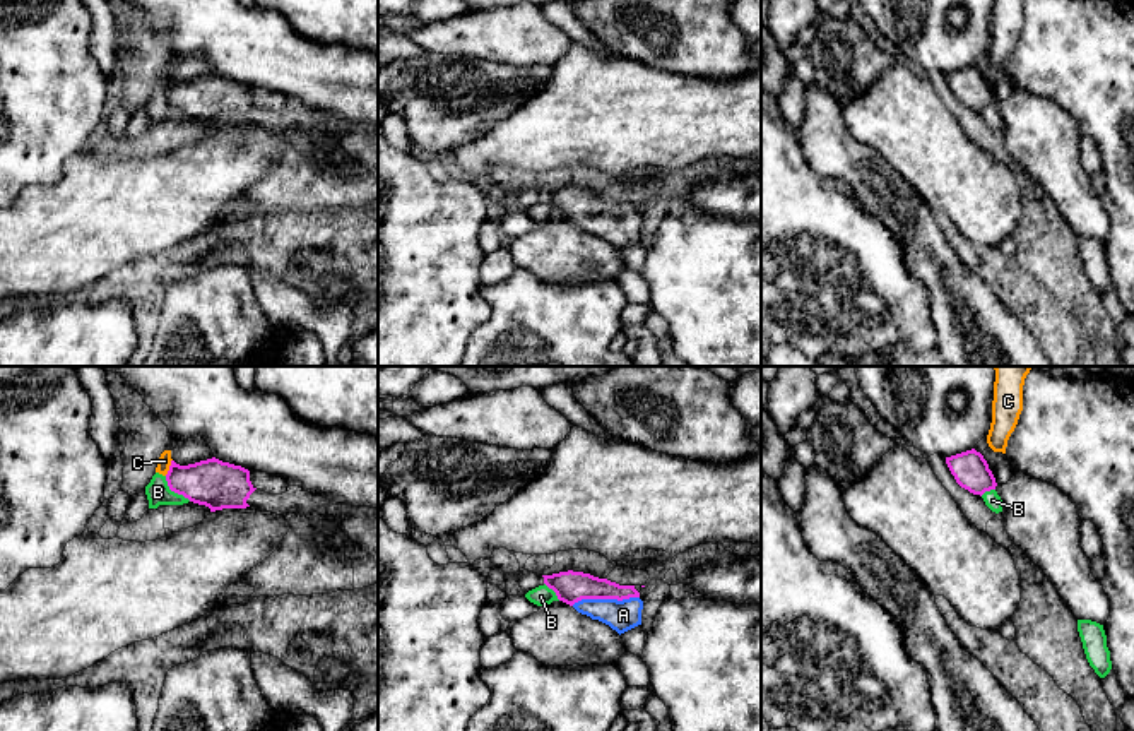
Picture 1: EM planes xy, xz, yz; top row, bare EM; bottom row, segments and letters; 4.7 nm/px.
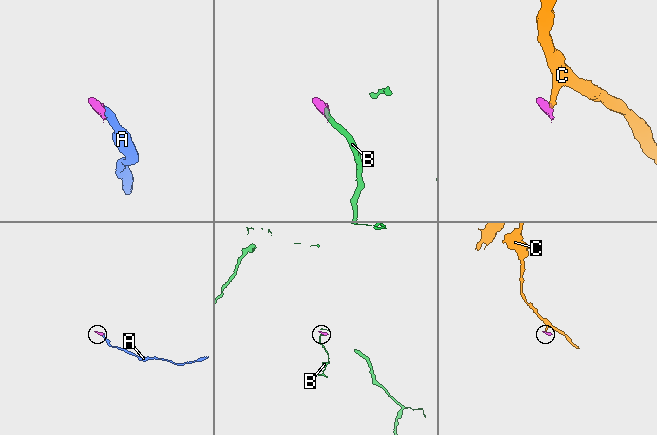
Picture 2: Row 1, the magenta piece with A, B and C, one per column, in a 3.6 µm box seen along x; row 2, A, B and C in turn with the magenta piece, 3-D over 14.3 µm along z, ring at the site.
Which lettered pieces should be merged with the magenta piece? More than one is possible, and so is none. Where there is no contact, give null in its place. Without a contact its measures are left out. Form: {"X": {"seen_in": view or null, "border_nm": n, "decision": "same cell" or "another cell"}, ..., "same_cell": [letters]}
{"A": {"seen_in": "xz", "border_nm": 320, "decision": "same cell"}, "B": {"seen_in": "xy", "border_nm": 170, "decision": "another cell"}, "C": {"seen_in": "xy", "border_nm": 90, "decision": "another cell"}, "same_cell": ["A"]}

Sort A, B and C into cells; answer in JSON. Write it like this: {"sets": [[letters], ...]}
{"sets": [["A"], ["B", "C"]]}

